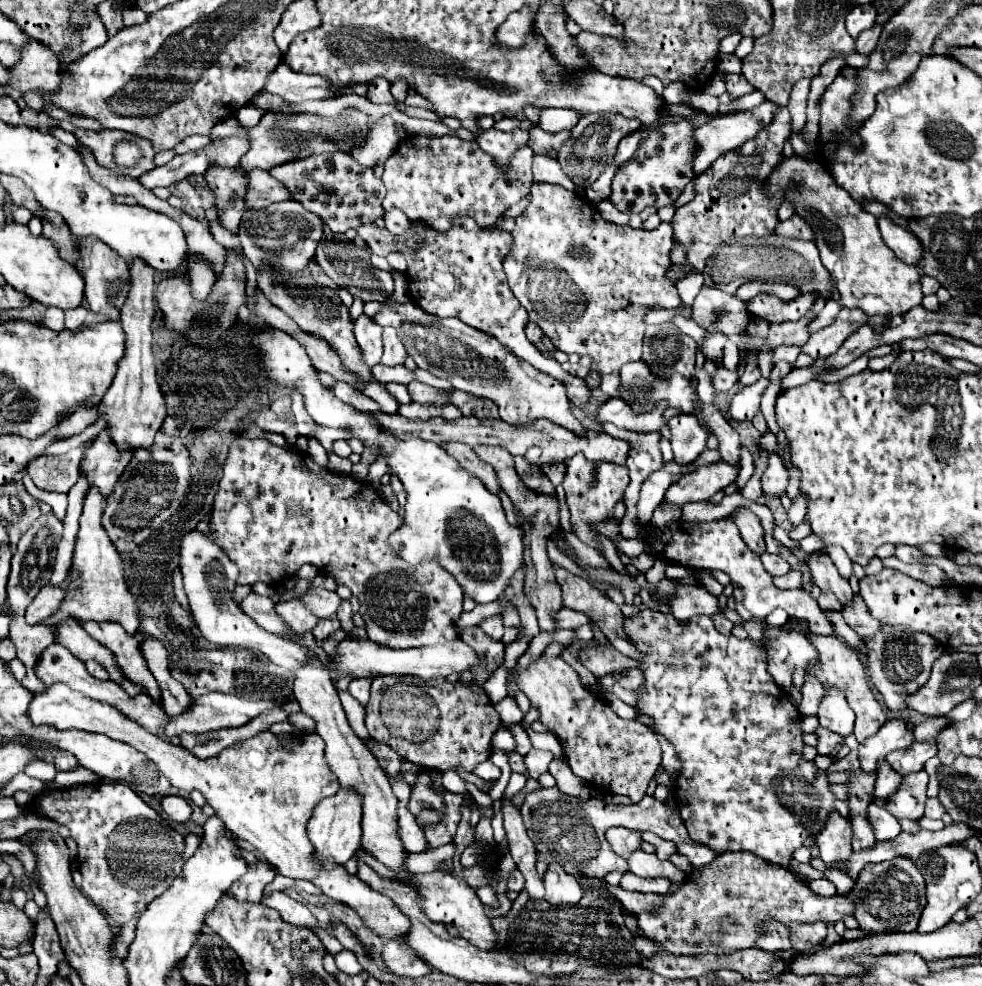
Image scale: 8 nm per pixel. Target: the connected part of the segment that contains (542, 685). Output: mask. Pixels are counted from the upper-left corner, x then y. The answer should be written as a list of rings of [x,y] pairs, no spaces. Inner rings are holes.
[[[536,656],[526,668],[518,670],[516,684],[538,706],[540,720],[562,742],[564,756],[578,778],[604,792],[644,798],[662,760],[662,750],[652,728],[616,716],[604,700],[584,690],[576,670],[562,658]]]

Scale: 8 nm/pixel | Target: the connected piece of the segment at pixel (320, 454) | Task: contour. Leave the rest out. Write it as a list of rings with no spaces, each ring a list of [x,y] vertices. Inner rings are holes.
[[[306,434],[306,438],[308,438],[308,456],[316,462],[316,464],[320,464],[320,466],[328,466],[328,456],[326,456],[326,450],[318,444],[318,440],[316,440],[316,436],[314,434]]]

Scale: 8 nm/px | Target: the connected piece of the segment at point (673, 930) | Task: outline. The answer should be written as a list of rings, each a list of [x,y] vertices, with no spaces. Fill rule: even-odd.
[[[726,852],[716,858],[714,866],[700,866],[688,874],[684,886],[668,896],[660,898],[656,894],[628,892],[620,886],[604,884],[606,890],[630,912],[638,912],[638,924],[646,938],[656,942],[662,950],[672,954],[700,954],[713,952],[728,954],[744,948],[752,948],[760,936],[760,922],[768,918],[776,918],[790,926],[792,922],[836,922],[844,916],[852,916],[852,902],[848,896],[832,896],[822,898],[814,894],[808,884],[792,874],[788,868],[776,866],[772,862],[764,862],[754,854],[744,852]],[[638,902],[642,906],[638,908]],[[660,904],[660,906],[652,906]]]

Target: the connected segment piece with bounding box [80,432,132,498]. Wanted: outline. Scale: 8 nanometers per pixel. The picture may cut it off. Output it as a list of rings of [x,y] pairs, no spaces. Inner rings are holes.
[[[100,432],[80,462],[80,474],[88,478],[90,488],[98,488],[100,494],[108,498],[130,458],[130,454],[120,454],[116,446],[104,438],[104,432]]]

